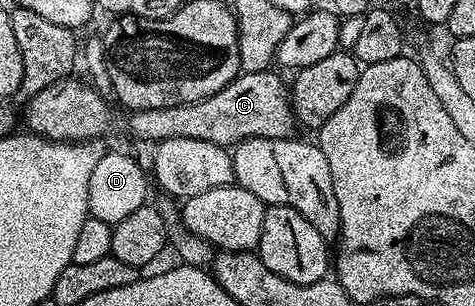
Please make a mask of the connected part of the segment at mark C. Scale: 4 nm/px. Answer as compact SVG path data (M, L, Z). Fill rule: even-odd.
M261 70L251 74L242 72L233 78L220 92L208 96L199 102L190 102L187 106L172 108L152 108L135 110L129 115L130 130L142 142L157 144L173 138L199 138L216 143L217 146L233 148L249 138L288 138L295 133L296 119L294 109L290 106L290 92L287 83L281 82L270 70Z

